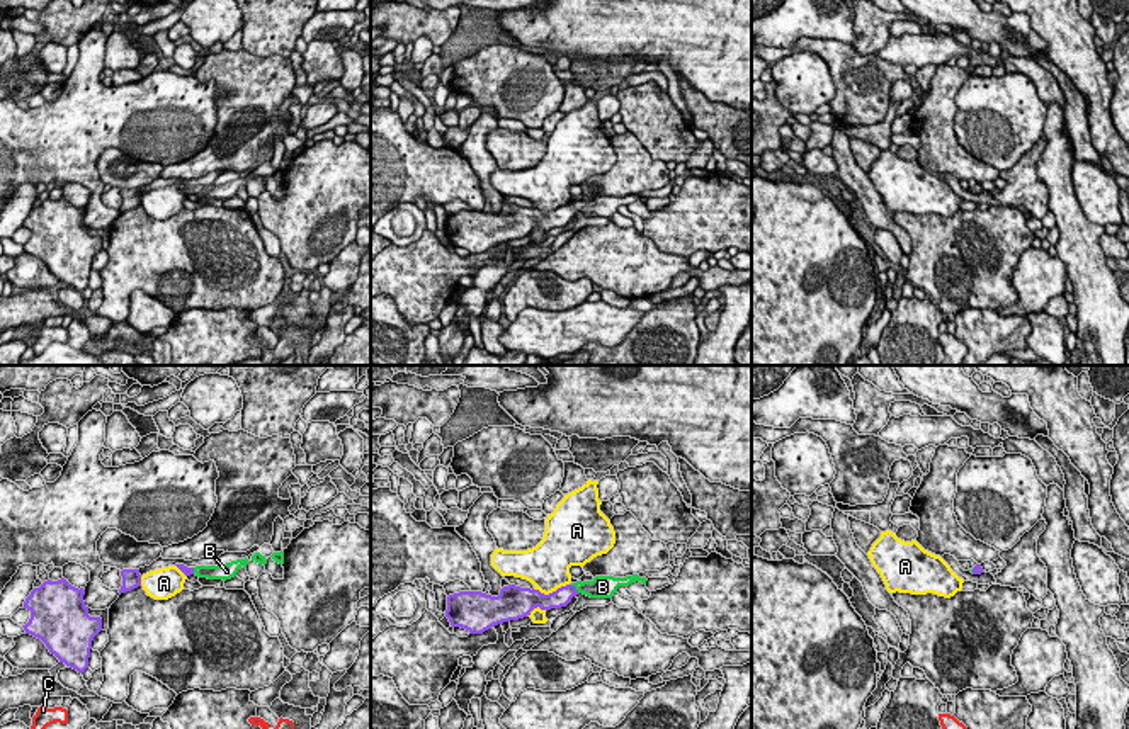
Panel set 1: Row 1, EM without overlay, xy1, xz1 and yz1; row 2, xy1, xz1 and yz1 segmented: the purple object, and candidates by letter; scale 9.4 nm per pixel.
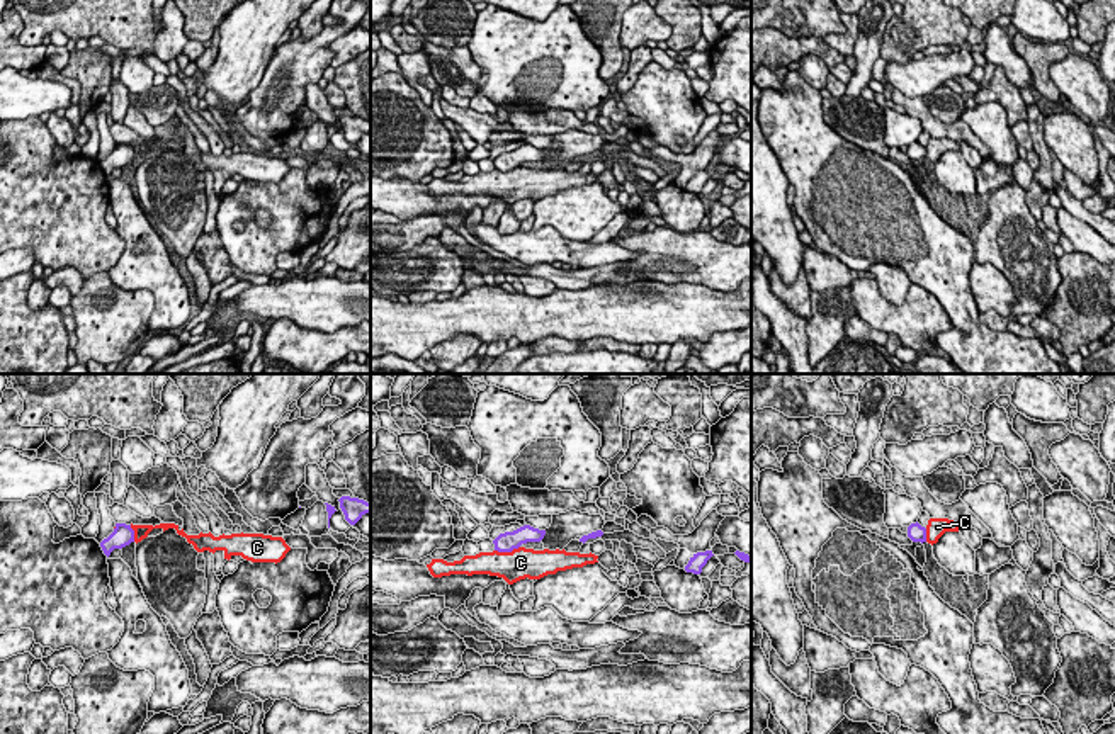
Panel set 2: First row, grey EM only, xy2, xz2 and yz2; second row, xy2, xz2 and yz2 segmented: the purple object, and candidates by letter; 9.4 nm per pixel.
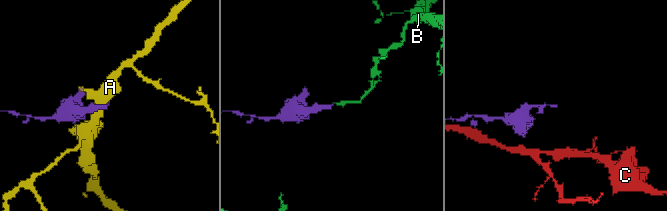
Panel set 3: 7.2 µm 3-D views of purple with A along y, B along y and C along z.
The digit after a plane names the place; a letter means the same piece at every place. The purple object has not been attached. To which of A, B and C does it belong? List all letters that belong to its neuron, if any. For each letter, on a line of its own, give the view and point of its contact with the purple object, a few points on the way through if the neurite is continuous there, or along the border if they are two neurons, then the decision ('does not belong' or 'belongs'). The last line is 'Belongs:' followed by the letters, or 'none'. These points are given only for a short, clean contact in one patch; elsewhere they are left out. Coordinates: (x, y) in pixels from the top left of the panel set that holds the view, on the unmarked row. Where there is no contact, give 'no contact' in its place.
A: contact xz1 (550, 213); does not belong
B: contact xz1 (575, 208); way xz1 (561, 216), (575, 208), (601, 206); belongs
C: contact xz2 (507, 170); border xz2 (519, 165), (510, 170), (495, 170); does not belong
Belongs: B

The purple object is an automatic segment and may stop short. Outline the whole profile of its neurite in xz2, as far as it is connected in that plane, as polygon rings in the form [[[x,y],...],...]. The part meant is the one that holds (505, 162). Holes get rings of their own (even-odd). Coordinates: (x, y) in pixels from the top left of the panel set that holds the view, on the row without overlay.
[[[524,144],[513,151],[500,153],[493,163],[498,172],[512,172],[527,161],[541,161],[546,155],[546,150],[534,148],[530,144]]]

